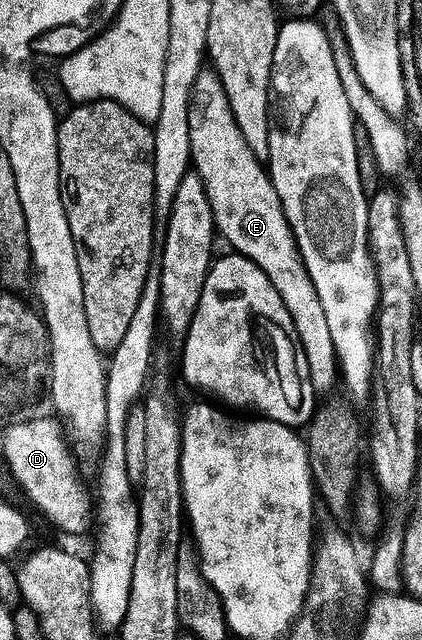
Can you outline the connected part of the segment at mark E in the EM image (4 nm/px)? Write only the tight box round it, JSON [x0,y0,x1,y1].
[189,69,340,392]

